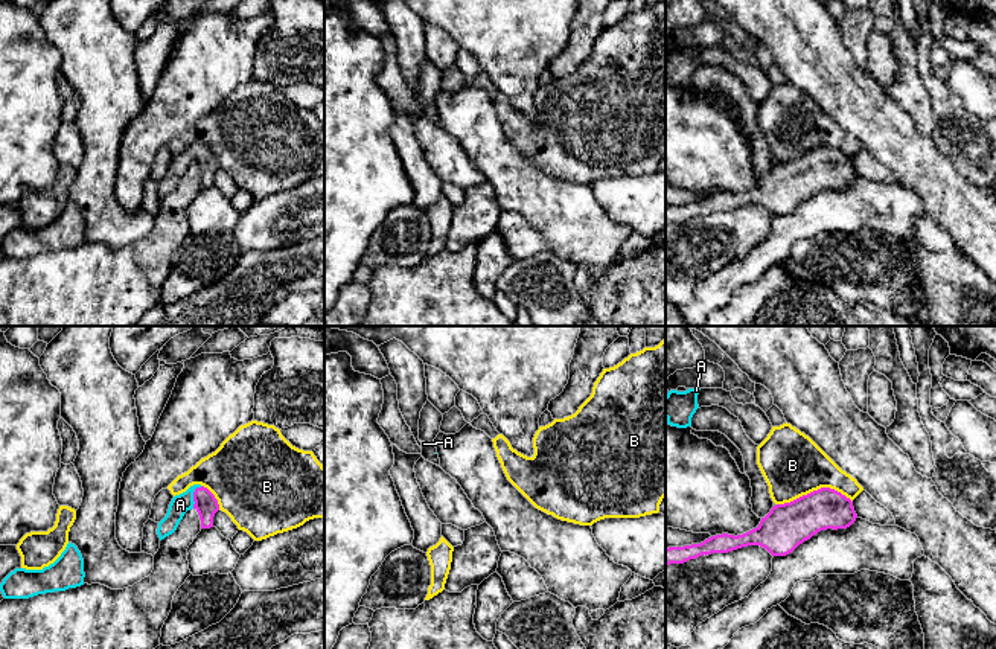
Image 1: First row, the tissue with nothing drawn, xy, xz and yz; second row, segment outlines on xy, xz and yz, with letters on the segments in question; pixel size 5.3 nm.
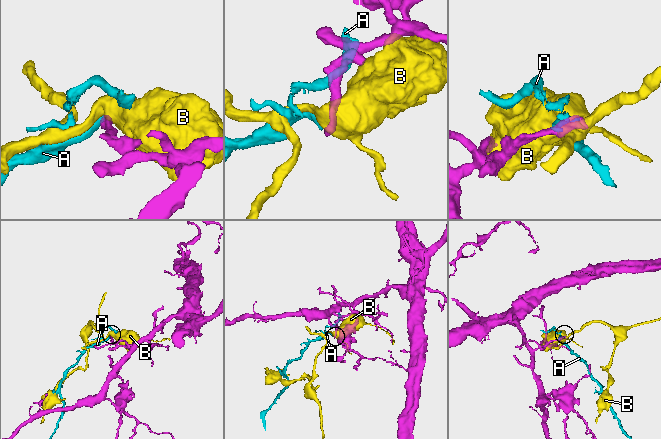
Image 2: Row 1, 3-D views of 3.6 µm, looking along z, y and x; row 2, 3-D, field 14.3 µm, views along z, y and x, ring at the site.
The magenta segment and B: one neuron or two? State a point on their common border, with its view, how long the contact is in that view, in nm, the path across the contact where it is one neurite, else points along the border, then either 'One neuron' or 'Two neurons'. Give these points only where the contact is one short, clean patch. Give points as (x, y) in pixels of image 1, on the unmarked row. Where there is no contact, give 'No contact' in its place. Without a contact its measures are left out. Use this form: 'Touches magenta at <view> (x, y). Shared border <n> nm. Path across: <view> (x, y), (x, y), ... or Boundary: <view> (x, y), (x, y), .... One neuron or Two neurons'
Touches magenta at yz (814, 150). Shared border 400 nm. Two neurons

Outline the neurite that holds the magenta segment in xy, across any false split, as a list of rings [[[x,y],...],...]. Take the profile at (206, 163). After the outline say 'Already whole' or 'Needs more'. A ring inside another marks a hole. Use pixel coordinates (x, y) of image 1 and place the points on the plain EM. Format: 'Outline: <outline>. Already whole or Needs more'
Outline: [[[201,143],[190,145],[186,151],[175,154],[166,175],[158,181],[157,193],[161,198],[172,193],[184,172],[195,168],[201,178],[201,187],[213,186],[213,175],[219,169],[215,154]]]. Needs more

